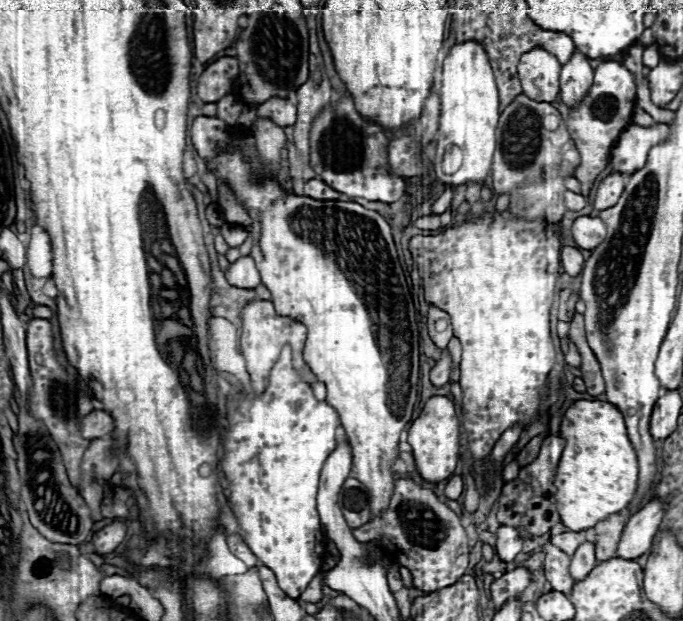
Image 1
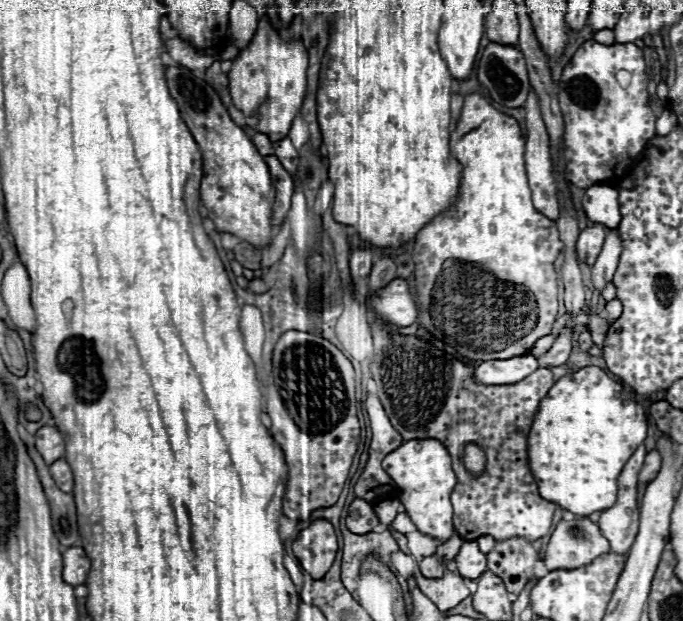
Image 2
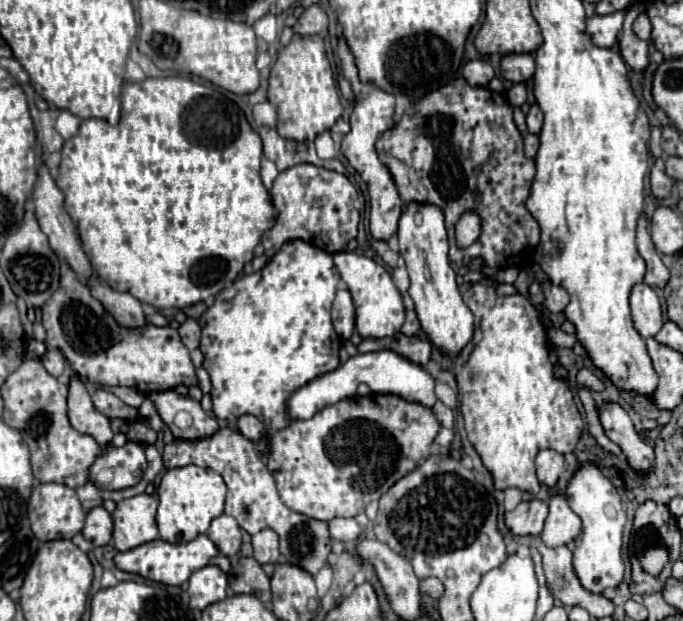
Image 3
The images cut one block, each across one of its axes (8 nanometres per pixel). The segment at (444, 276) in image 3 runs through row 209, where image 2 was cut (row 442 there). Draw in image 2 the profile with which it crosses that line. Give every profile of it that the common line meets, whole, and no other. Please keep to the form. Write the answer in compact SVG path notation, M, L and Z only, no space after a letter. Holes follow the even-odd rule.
M408 440L398 450L390 452L382 460L382 468L396 482L400 490L400 502L406 508L406 514L412 518L416 528L444 544L454 536L452 526L452 504L450 494L456 486L456 476L450 466L450 456L438 440Z

